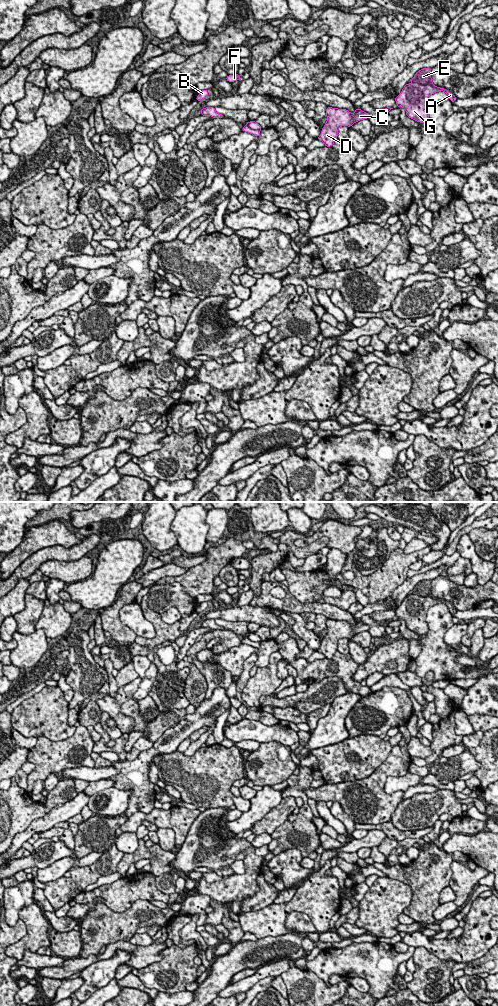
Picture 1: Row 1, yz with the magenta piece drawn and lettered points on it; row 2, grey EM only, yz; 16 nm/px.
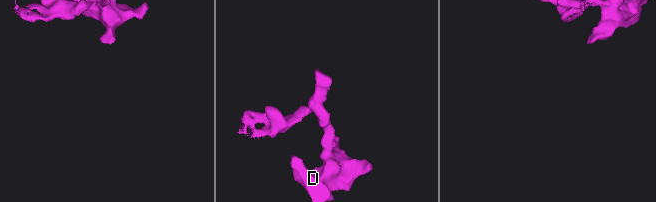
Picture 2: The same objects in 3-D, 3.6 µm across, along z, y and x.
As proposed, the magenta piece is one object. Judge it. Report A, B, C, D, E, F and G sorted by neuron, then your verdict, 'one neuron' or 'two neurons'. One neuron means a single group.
A C D E F G / B | two neurons

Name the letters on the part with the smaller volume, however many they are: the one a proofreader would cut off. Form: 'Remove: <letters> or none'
Remove: B

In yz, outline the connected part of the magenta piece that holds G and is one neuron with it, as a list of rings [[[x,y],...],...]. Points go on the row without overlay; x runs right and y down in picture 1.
[[[423,580],[411,590],[410,596],[404,598],[401,605],[395,609],[395,613],[398,620],[405,621],[409,630],[424,635],[429,631],[426,622],[427,611],[431,606],[439,603],[445,604],[452,615],[456,613],[455,607],[432,595],[431,580]]]

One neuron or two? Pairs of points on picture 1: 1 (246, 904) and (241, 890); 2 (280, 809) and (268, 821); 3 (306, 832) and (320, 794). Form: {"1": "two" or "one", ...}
{"1": "two", "2": "one", "3": "two"}

